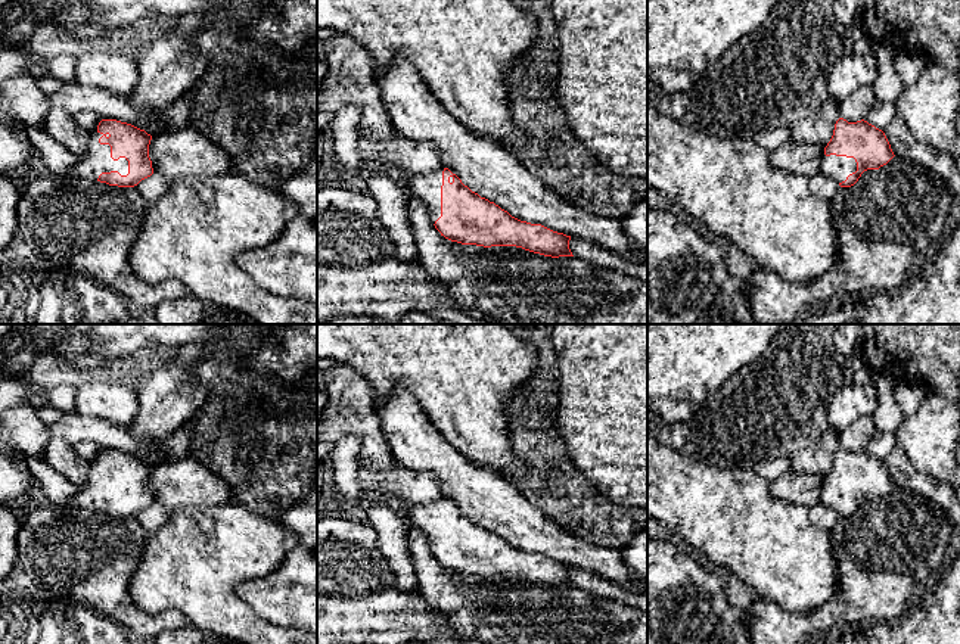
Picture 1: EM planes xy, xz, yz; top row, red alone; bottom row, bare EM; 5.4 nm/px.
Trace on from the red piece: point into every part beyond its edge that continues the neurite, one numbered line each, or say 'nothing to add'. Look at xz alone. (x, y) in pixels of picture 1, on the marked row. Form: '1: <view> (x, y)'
1: xz (426, 187)

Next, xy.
1: xy (96, 159)

